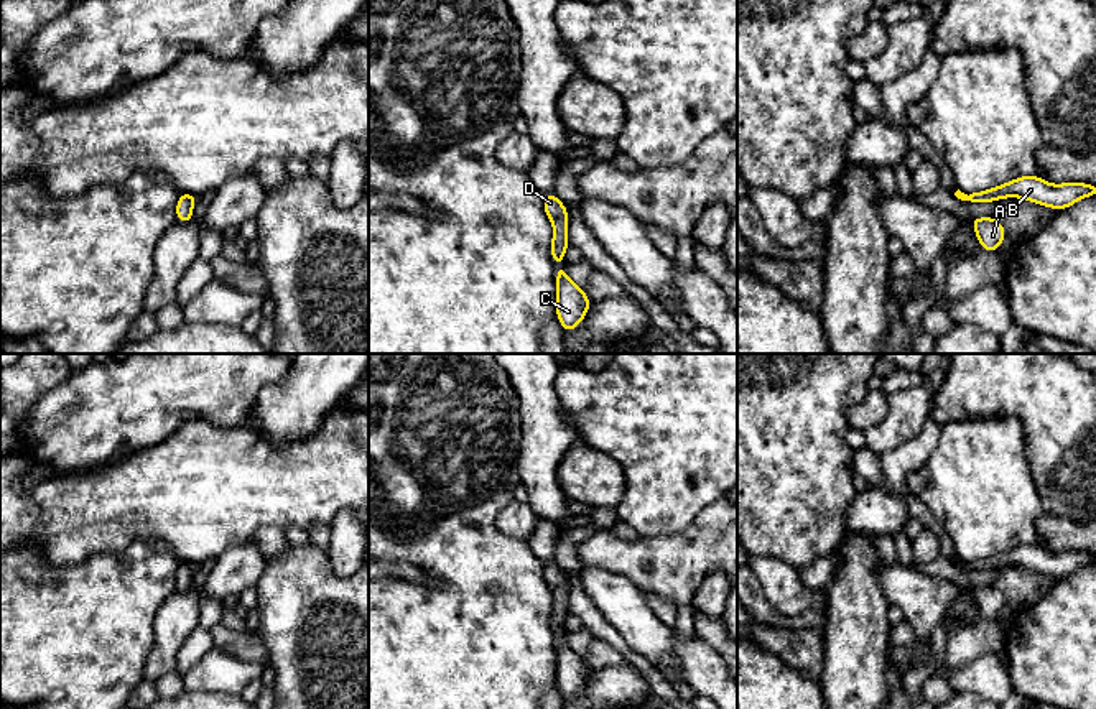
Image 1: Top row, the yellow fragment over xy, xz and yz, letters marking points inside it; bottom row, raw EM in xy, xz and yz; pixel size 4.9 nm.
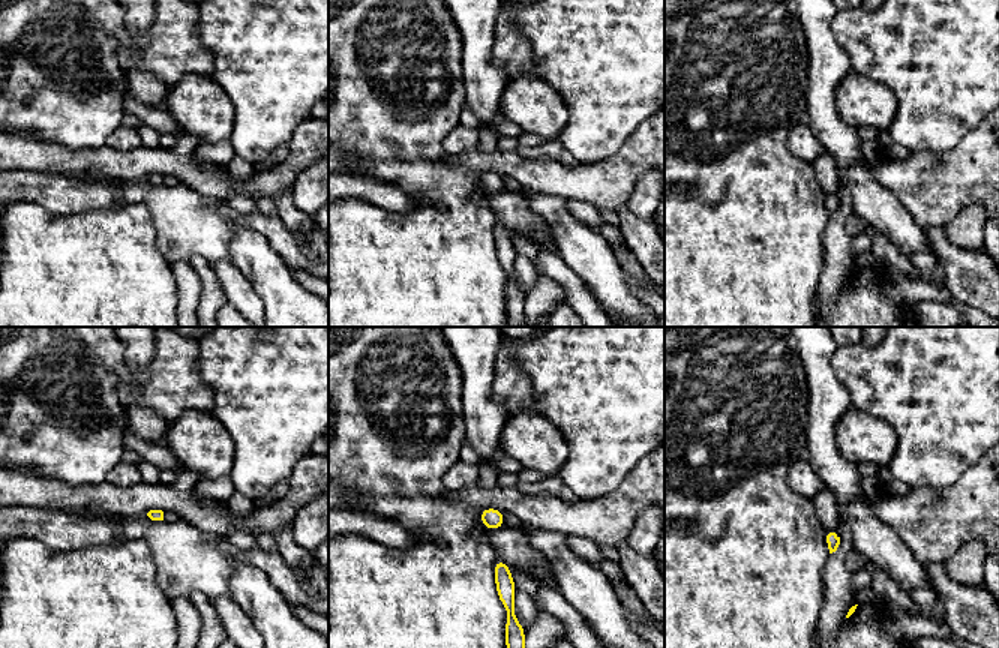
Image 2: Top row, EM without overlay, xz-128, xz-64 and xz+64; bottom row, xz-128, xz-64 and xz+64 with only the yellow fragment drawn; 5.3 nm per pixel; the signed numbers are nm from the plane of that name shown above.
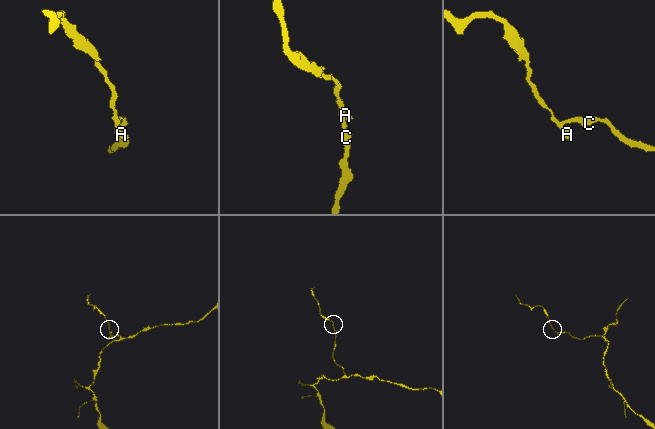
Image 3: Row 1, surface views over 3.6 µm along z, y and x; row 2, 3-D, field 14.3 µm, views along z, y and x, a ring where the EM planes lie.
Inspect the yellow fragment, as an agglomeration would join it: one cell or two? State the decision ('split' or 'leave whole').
split

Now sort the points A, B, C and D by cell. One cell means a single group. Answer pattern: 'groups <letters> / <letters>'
groups A D / B C

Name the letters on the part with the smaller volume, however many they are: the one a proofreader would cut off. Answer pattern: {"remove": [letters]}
{"remove": ["A", "D"]}

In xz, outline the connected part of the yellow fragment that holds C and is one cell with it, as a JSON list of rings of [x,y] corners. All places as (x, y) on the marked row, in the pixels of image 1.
[[[568,215],[553,220],[553,239],[550,257],[561,268],[555,273],[556,280],[556,317],[563,326],[564,332],[573,332],[578,324],[587,316],[591,299],[586,291],[574,285],[563,265],[566,248],[569,247],[568,240],[569,220]]]

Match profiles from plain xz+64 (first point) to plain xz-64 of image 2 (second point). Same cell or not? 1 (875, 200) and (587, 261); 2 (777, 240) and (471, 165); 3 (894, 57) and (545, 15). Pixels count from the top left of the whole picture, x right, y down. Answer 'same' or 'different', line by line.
1: same
2: different
3: same

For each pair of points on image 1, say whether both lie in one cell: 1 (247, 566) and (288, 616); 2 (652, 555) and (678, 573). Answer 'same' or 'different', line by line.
1: different
2: same

